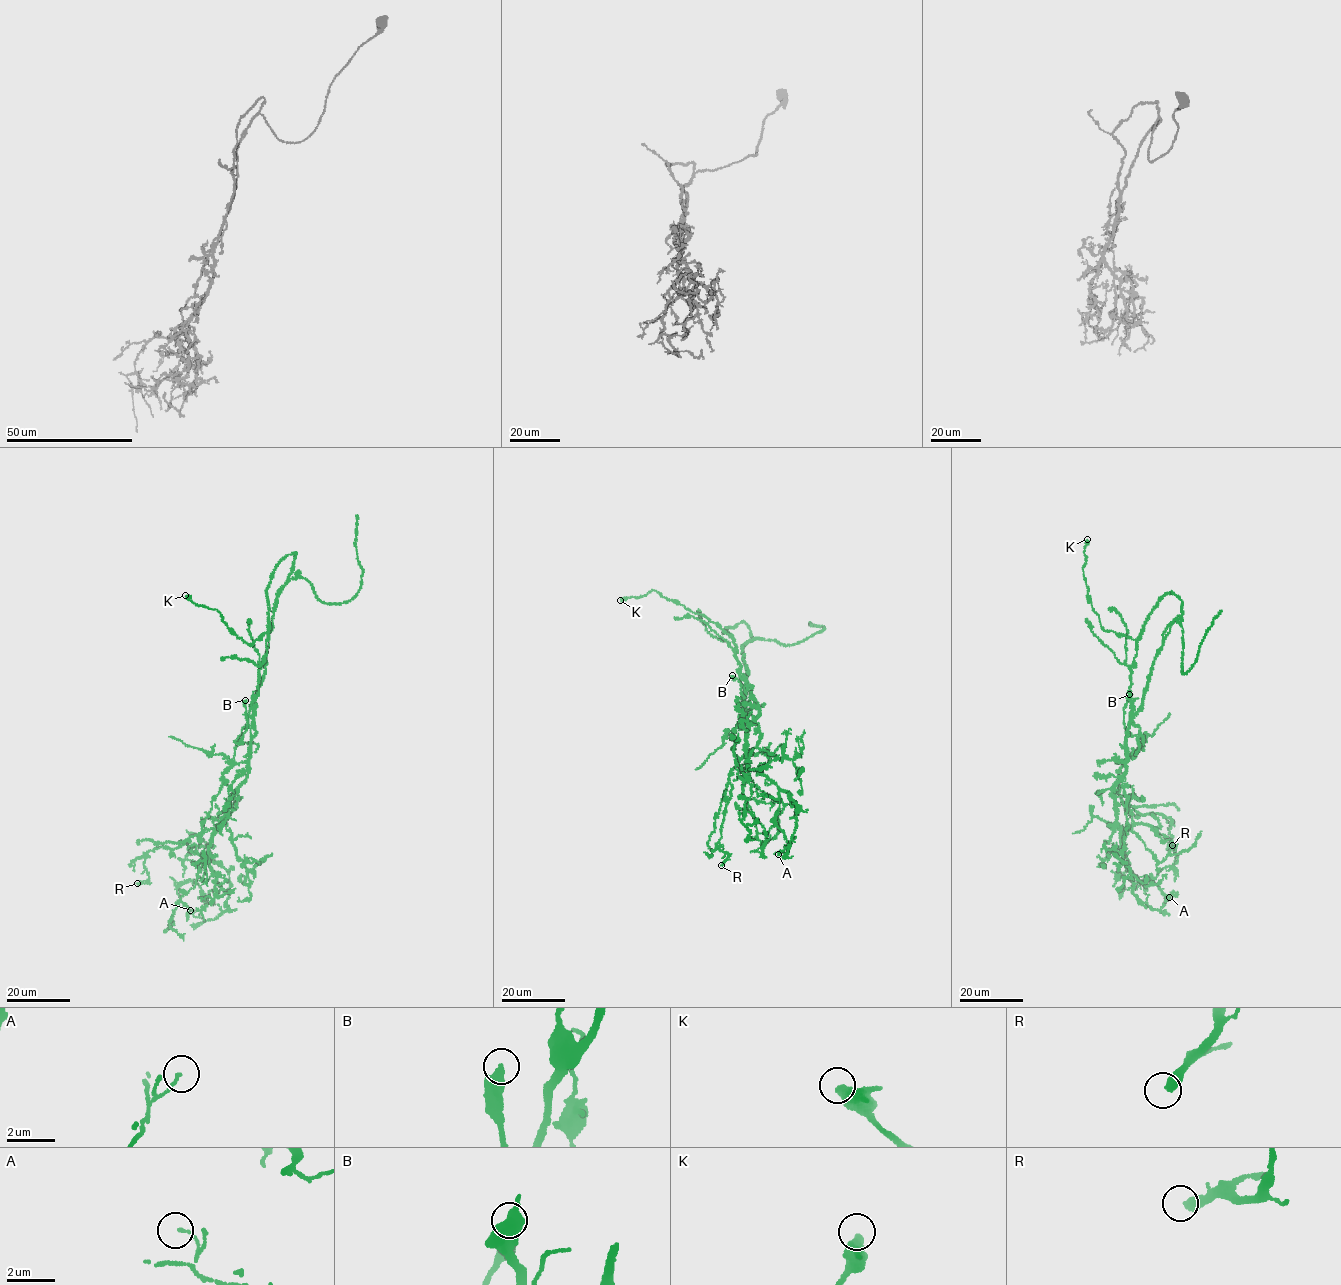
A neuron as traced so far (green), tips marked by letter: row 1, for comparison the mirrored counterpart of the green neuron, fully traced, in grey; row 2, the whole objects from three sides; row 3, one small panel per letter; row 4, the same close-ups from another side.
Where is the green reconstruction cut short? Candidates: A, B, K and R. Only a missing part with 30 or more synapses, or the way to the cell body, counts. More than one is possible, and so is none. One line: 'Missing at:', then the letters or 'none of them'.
Missing at: none of them

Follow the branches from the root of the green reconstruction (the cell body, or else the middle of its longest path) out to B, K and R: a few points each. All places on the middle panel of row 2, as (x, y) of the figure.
B: (746, 684), (746, 680), (741, 679), (746, 697), (745, 714), (740, 711), (741, 684), (732, 675)
K: (746, 684), (739, 675), (734, 641), (714, 622), (654, 590), (620, 600)
R: (746, 684), (760, 710), (755, 721), (761, 735), (730, 774), (732, 788), (719, 841), (728, 856), (721, 865)

